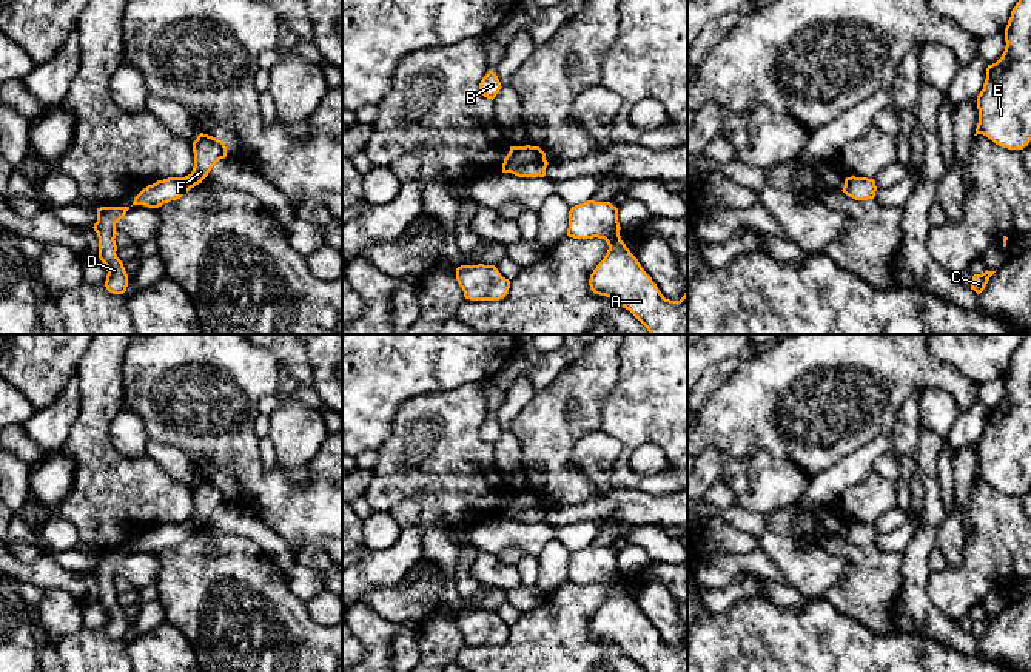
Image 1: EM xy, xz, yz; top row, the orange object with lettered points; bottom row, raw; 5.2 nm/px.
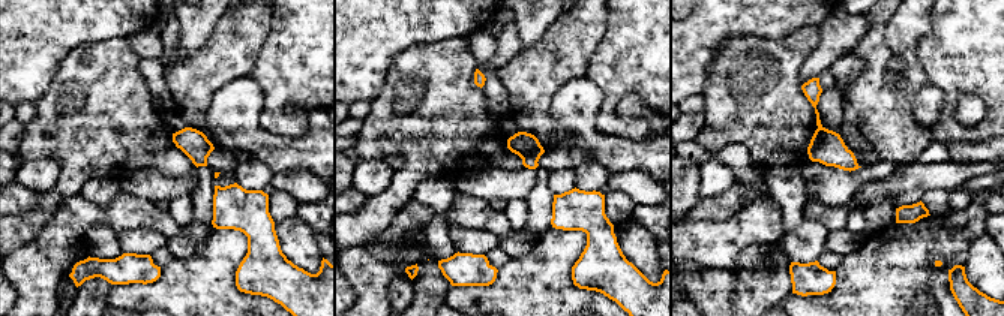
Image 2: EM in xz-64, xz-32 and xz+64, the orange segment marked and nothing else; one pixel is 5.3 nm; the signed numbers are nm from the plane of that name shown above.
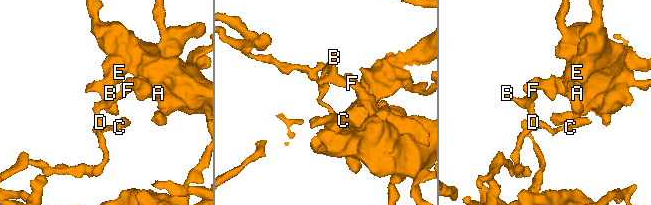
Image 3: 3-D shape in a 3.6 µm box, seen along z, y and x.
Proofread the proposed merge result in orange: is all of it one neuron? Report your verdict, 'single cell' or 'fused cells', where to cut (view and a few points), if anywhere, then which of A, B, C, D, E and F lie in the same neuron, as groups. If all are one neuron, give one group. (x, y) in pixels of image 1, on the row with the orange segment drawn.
single cell; no cut; A B C D E F

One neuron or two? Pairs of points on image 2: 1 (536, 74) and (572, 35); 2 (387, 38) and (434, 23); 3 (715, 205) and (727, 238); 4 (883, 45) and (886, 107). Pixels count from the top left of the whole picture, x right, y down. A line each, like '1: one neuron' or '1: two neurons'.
1: one neuron
2: one neuron
3: two neurons
4: one neuron

